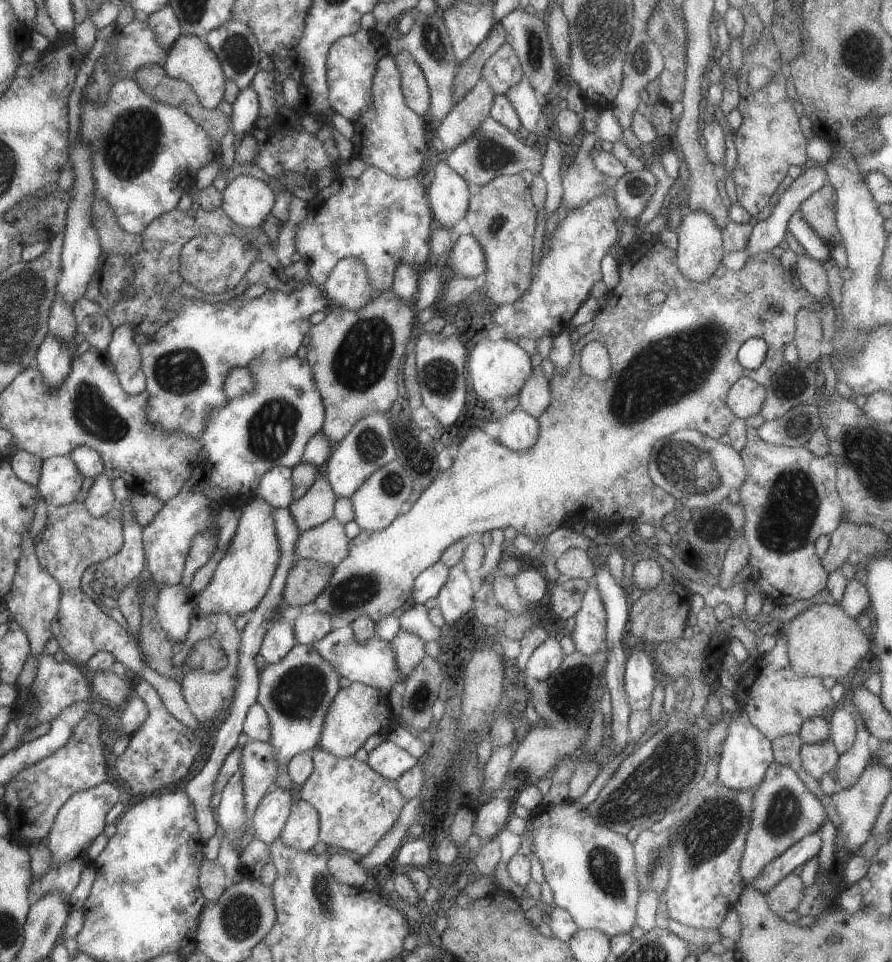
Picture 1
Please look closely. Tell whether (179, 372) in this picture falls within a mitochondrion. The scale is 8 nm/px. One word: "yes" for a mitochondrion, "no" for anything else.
yes

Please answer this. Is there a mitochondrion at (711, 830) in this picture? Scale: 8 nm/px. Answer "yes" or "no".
yes

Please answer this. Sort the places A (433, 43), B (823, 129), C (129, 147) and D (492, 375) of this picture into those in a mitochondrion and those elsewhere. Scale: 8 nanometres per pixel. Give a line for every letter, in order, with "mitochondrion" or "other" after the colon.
A: mitochondrion
B: other
C: mitochondrion
D: other

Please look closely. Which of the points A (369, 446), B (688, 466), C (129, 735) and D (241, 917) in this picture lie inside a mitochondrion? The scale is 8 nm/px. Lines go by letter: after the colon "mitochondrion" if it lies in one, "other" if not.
A: mitochondrion
B: mitochondrion
C: other
D: mitochondrion

